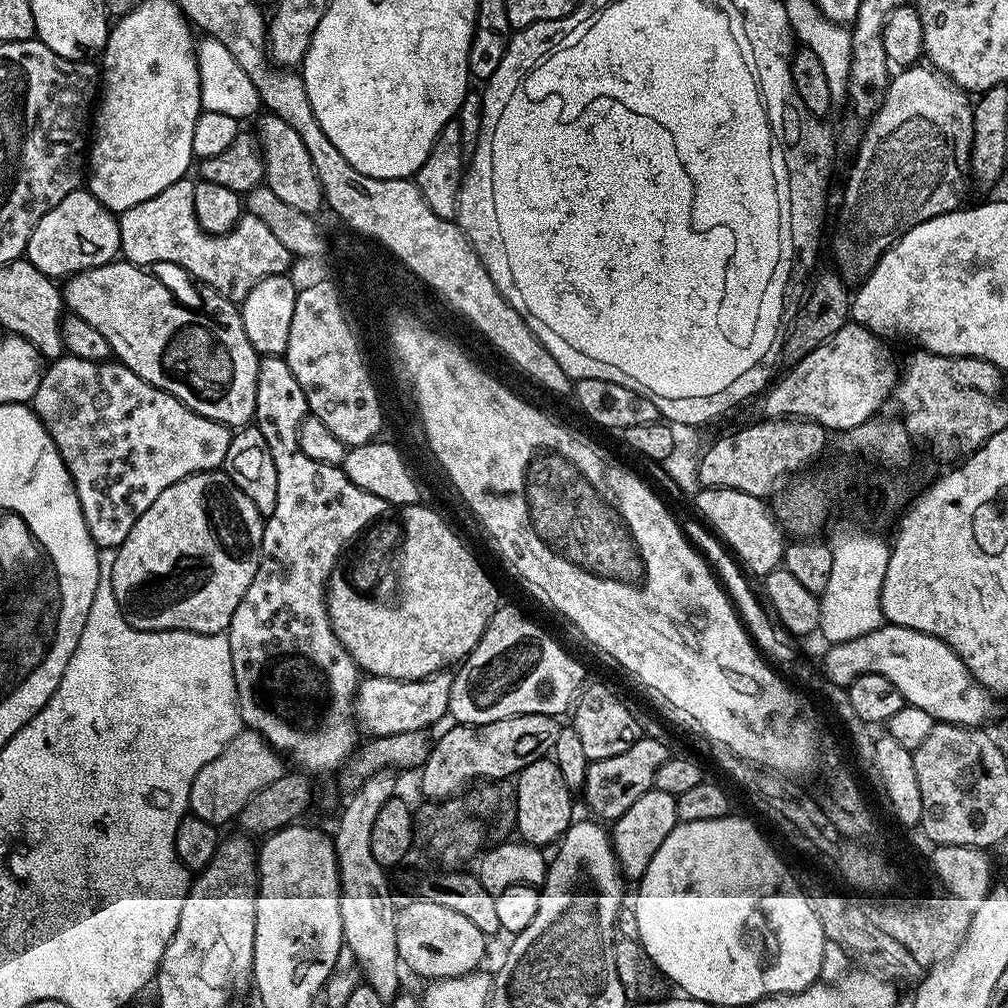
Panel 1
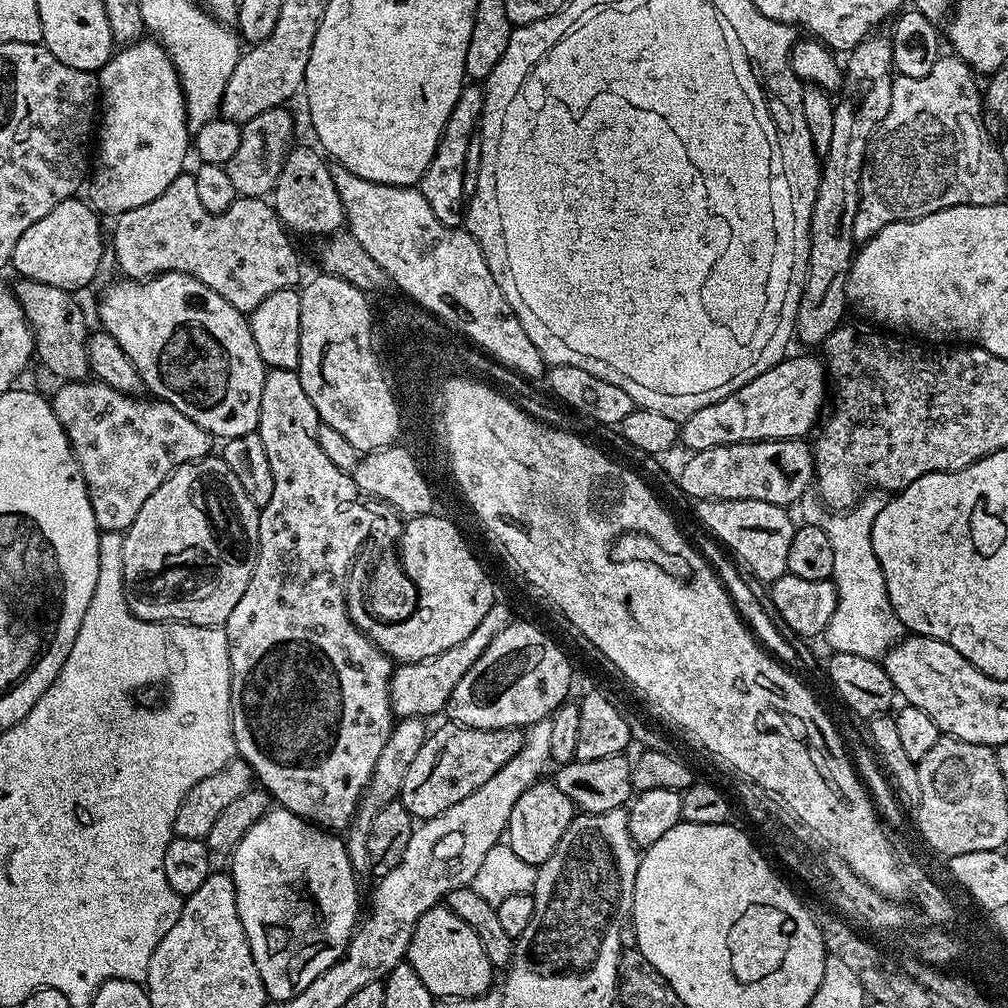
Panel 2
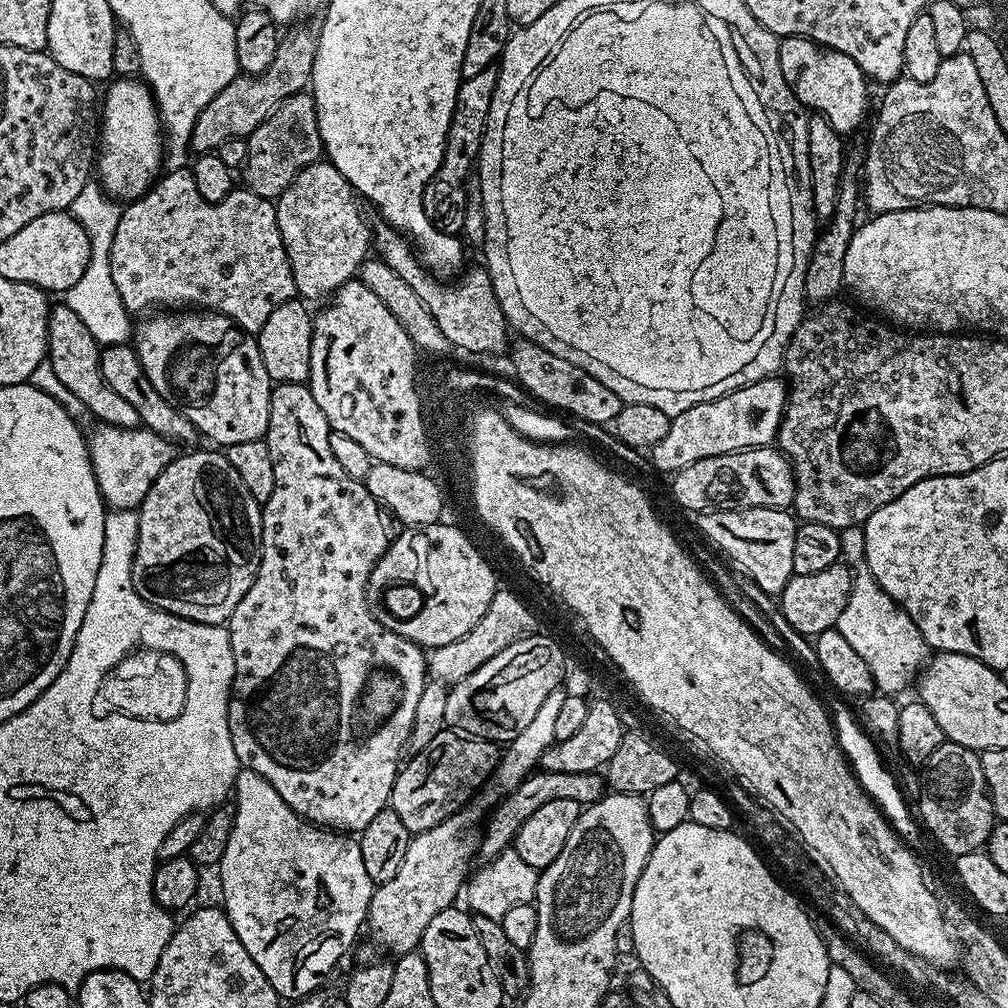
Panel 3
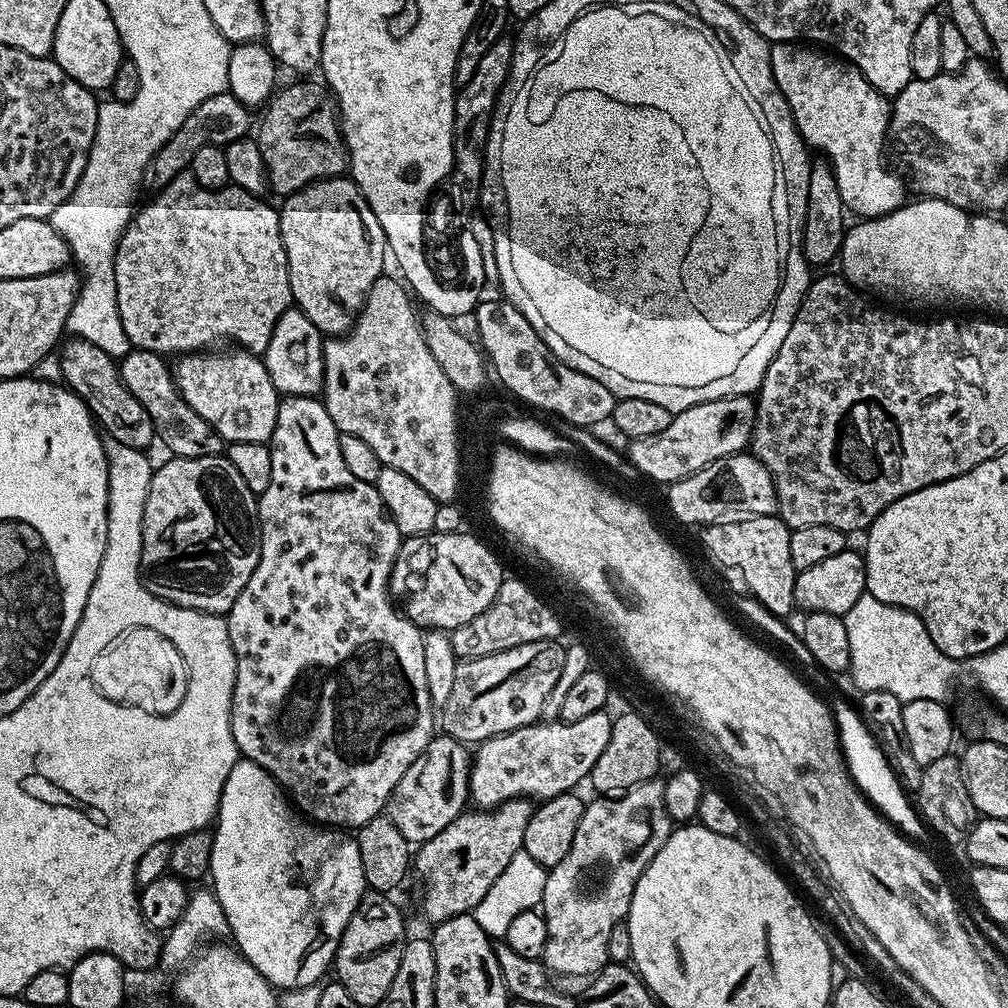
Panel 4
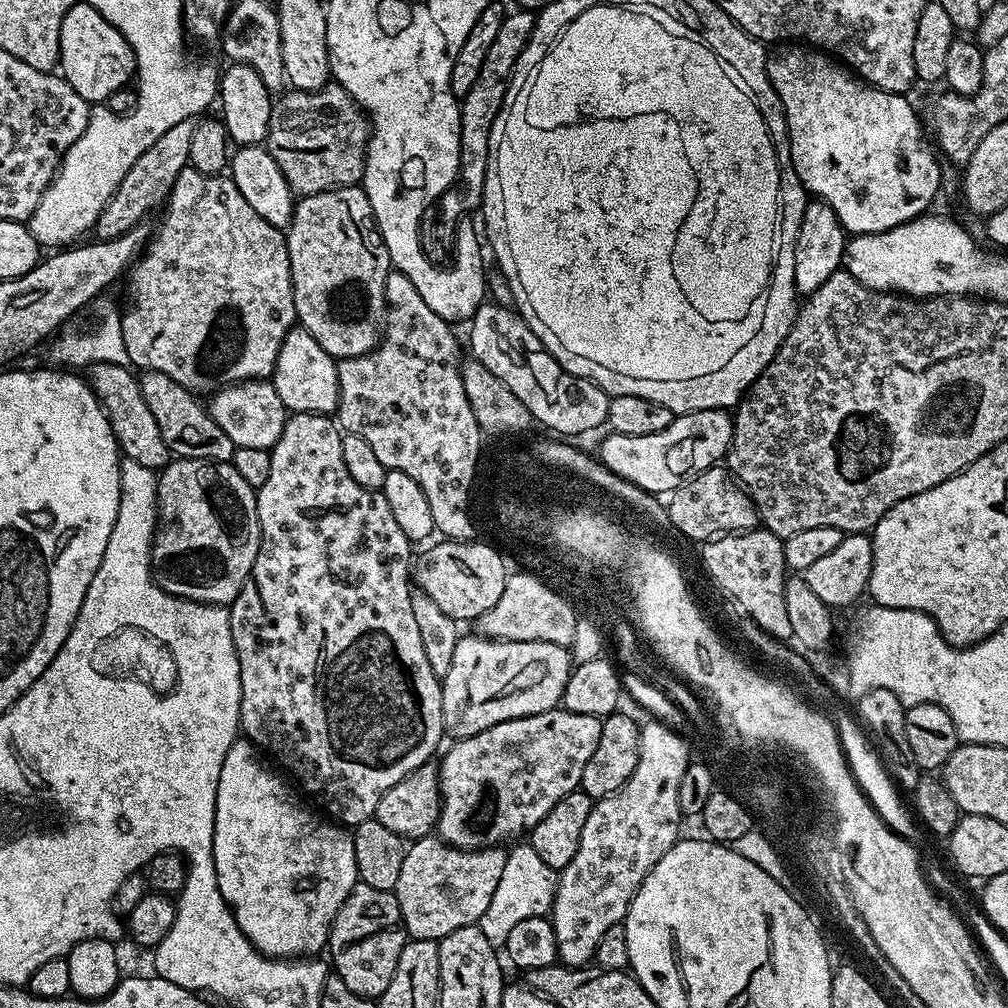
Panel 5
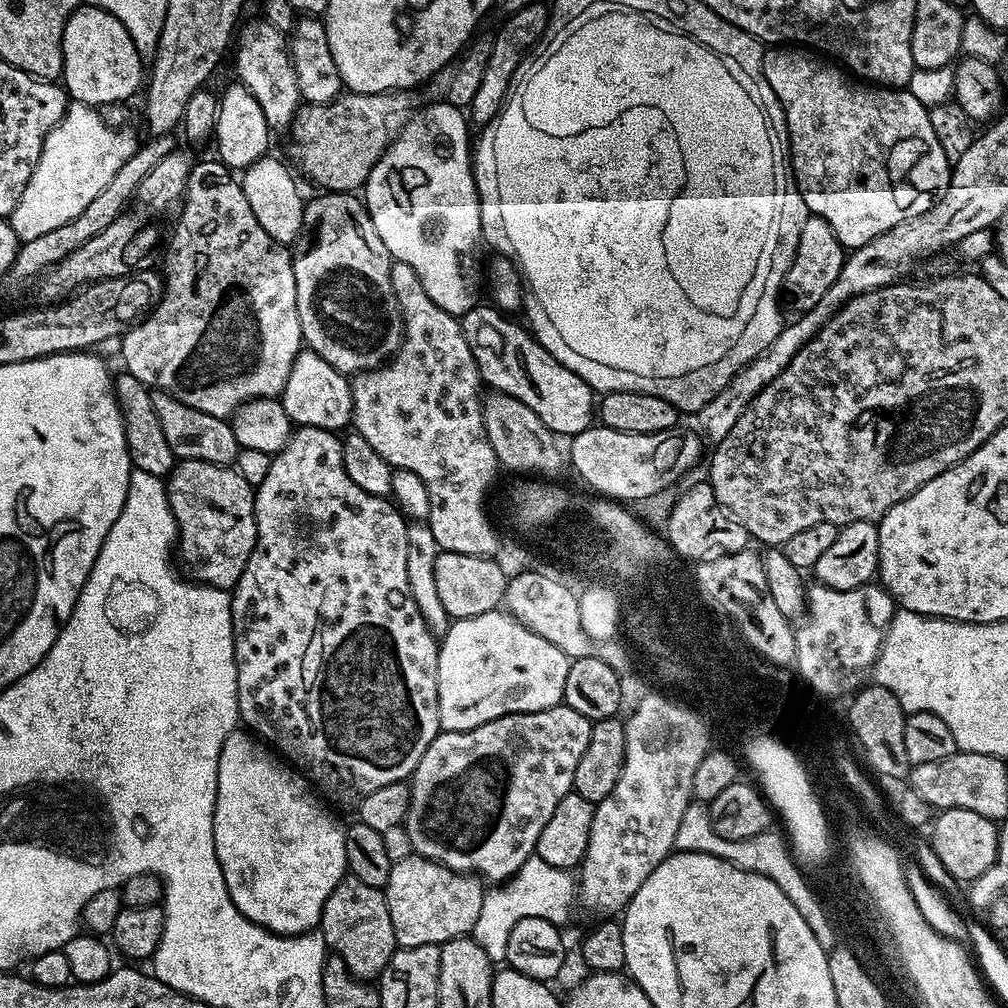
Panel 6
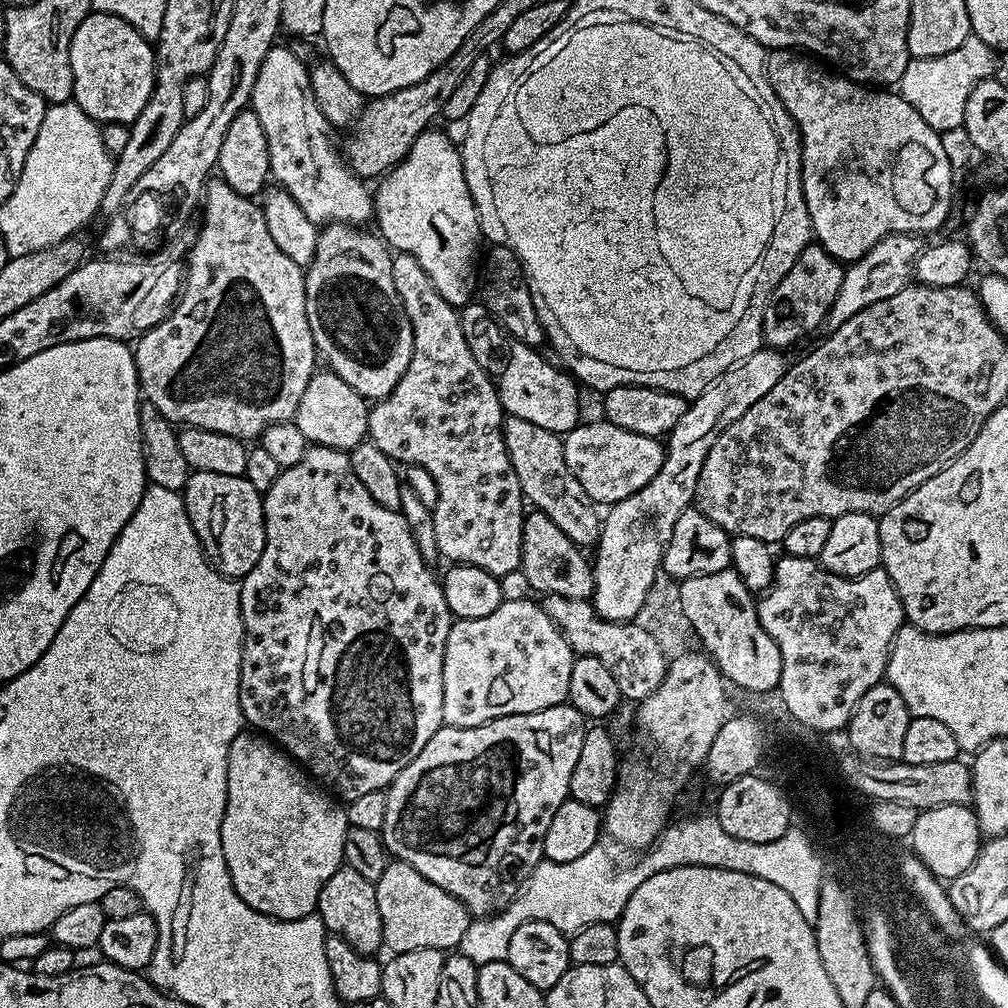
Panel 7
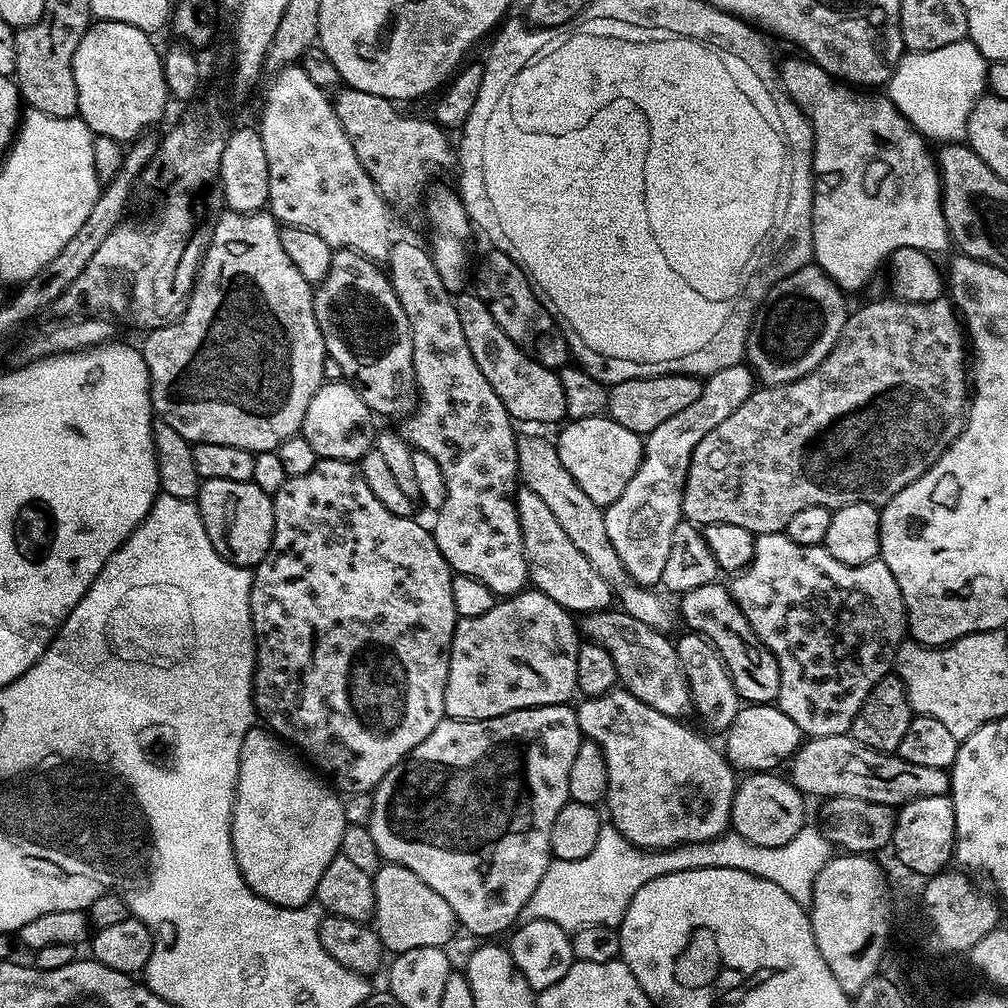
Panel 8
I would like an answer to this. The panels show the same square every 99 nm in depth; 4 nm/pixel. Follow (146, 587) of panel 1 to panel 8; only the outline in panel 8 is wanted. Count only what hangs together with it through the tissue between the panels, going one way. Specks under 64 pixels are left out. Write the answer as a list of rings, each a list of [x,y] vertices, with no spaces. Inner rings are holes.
[[[230,478],[205,480],[195,498],[200,508],[200,517],[214,542],[214,550],[222,554],[231,564],[239,568],[255,569],[256,565],[268,559],[272,551],[274,534],[274,506],[272,497],[265,494],[258,485],[251,482],[230,482]]]

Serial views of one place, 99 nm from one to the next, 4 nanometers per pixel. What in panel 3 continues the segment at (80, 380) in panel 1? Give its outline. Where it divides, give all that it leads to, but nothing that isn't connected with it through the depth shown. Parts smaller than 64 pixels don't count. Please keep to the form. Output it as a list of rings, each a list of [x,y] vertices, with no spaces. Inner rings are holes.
[[[97,423],[92,436],[87,437],[88,453],[94,470],[94,478],[98,482],[100,496],[109,509],[139,509],[146,498],[150,486],[170,466],[170,462],[178,455],[177,445],[162,434],[152,432],[146,427],[119,428],[109,424]]]

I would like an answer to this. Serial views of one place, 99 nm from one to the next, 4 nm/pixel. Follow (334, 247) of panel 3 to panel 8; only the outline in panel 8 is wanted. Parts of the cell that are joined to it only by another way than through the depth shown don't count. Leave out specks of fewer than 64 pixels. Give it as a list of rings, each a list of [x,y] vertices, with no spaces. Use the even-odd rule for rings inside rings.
[[[349,248],[333,251],[330,270],[314,292],[314,310],[322,330],[327,359],[340,367],[339,375],[359,390],[372,413],[377,417],[407,416],[418,403],[414,370],[414,324],[406,318],[406,310],[402,310],[402,302],[398,302],[398,294],[394,294],[394,286],[387,271],[377,261],[367,260]]]

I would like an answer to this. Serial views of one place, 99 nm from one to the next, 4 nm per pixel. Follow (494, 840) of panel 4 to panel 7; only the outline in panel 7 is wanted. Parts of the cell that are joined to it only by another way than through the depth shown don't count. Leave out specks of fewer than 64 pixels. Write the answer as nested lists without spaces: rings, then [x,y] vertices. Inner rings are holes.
[[[393,859],[382,870],[382,878],[374,881],[378,898],[378,914],[382,914],[384,948],[389,953],[409,952],[423,948],[455,949],[462,942],[470,923],[468,908],[436,886],[406,862]]]

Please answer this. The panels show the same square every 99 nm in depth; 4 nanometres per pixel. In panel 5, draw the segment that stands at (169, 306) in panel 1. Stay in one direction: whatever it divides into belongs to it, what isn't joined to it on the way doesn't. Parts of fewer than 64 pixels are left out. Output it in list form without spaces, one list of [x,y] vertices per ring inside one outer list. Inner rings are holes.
[[[267,379],[243,380],[240,384],[229,384],[228,387],[219,389],[211,400],[210,411],[214,422],[218,422],[222,430],[226,430],[237,448],[258,446],[270,450],[278,442],[289,417],[282,398],[278,398],[278,390]]]

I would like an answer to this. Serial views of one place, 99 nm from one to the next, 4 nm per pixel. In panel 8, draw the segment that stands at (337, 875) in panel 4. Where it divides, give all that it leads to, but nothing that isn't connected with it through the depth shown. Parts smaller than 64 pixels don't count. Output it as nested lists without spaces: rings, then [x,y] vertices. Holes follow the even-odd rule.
[[[253,726],[242,742],[236,797],[232,803],[234,858],[246,886],[266,902],[280,908],[303,908],[315,897],[318,882],[322,882],[322,870],[326,870],[332,859],[340,855],[340,843],[346,827],[344,800],[336,797],[337,793],[307,766],[285,741],[267,727]]]

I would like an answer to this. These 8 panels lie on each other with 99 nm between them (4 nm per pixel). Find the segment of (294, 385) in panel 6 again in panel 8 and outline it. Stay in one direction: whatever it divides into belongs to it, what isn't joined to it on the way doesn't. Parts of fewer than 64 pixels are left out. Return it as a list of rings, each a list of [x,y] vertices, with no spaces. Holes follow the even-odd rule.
[[[335,379],[321,384],[314,398],[310,398],[310,406],[306,406],[306,418],[302,418],[300,432],[306,442],[310,442],[317,458],[358,462],[374,448],[374,413],[370,406],[366,406],[362,394],[352,383]]]

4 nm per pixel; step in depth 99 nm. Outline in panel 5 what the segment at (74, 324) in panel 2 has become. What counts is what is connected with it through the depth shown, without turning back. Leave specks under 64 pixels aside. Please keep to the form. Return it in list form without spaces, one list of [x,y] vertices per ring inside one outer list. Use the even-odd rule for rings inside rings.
[[[98,362],[87,369],[86,379],[108,415],[116,445],[119,446],[123,459],[139,462],[140,465],[153,470],[164,469],[170,462],[170,453],[158,430],[158,422],[154,422],[154,414],[150,414],[146,406],[146,398],[142,398],[137,373],[131,367]]]

